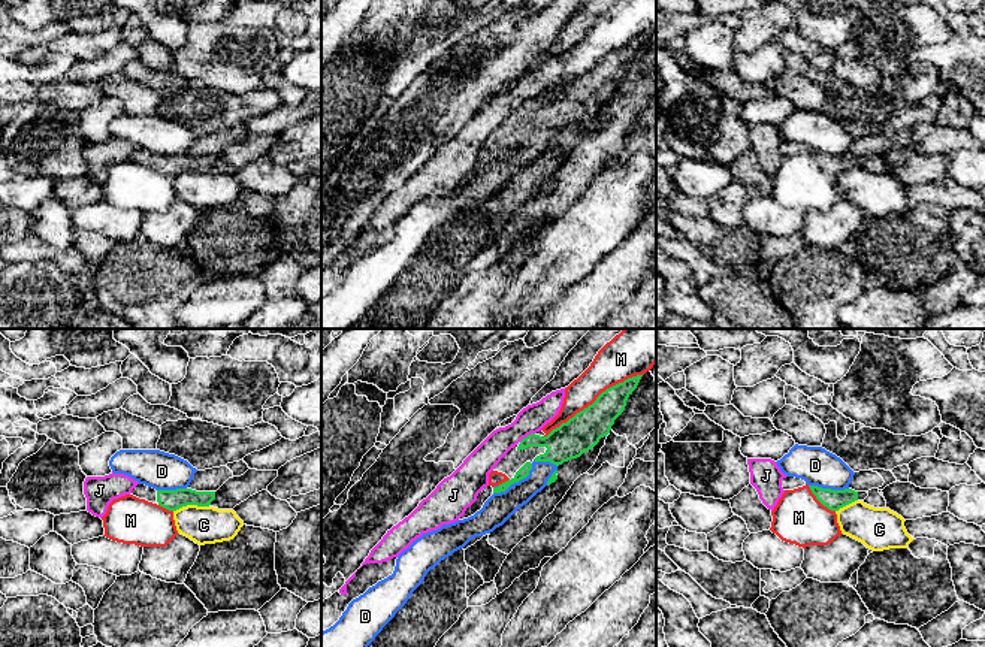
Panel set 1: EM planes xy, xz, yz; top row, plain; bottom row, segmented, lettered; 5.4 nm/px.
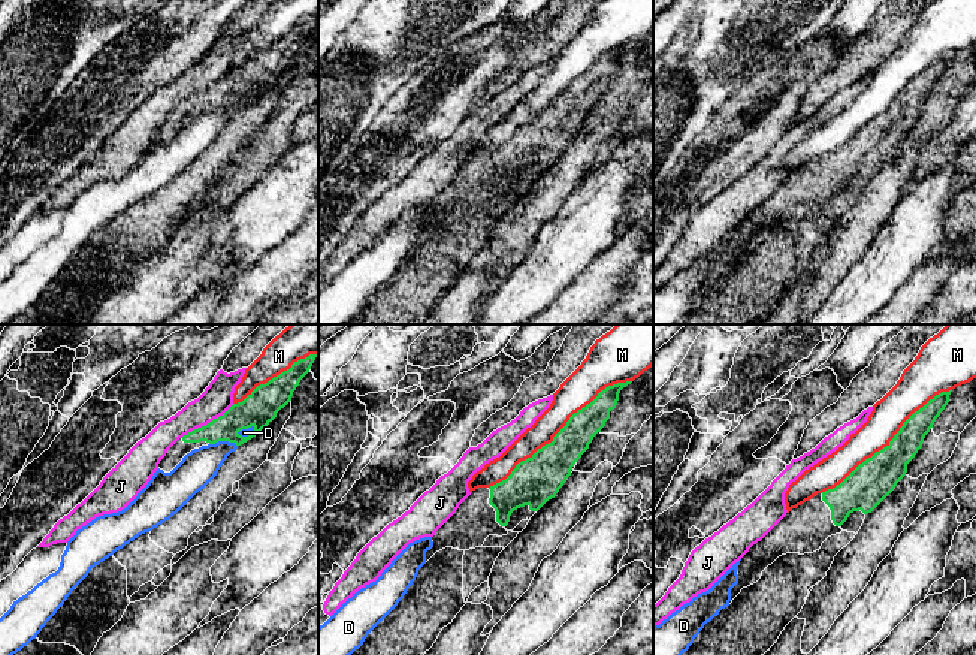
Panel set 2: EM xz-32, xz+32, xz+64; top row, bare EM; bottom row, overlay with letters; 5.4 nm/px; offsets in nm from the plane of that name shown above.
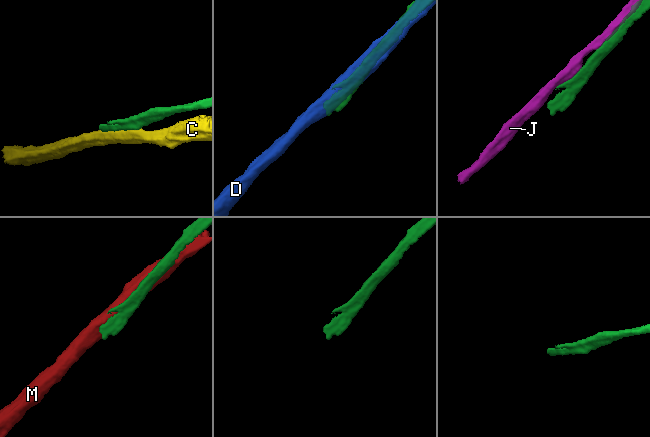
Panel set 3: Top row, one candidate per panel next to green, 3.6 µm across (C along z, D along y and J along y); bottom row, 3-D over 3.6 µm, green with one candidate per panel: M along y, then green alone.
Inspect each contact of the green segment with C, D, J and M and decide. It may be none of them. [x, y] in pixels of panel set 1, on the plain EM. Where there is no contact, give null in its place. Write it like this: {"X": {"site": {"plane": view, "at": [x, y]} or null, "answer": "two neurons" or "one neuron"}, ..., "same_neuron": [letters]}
{"C": {"site": {"plane": "xy", "at": [190, 169]}, "answer": "two neurons"}, "D": {"site": {"plane": "xz", "at": [516, 147]}, "answer": "two neurons"}, "J": {"site": {"plane": "xz", "at": [528, 100]}, "answer": "two neurons"}, "M": {"site": {"plane": "xz", "at": [592, 69]}, "answer": "two neurons"}, "same_neuron": []}

